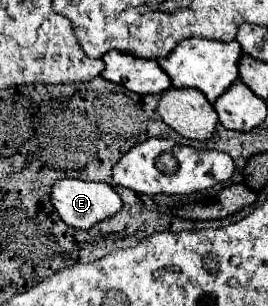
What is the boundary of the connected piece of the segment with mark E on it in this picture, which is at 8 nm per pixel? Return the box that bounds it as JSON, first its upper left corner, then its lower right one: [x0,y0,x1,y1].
[52,179,122,229]

